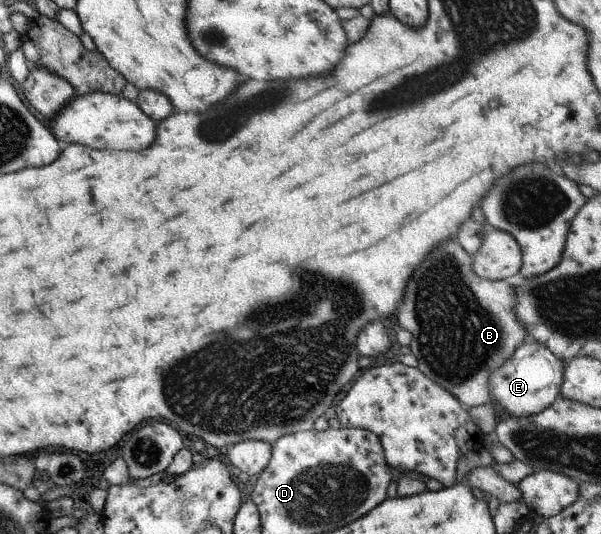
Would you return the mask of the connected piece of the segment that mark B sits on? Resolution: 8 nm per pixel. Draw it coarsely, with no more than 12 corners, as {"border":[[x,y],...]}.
{"border":[[434,248],[396,310],[416,368],[466,408],[531,340],[515,288]]}

